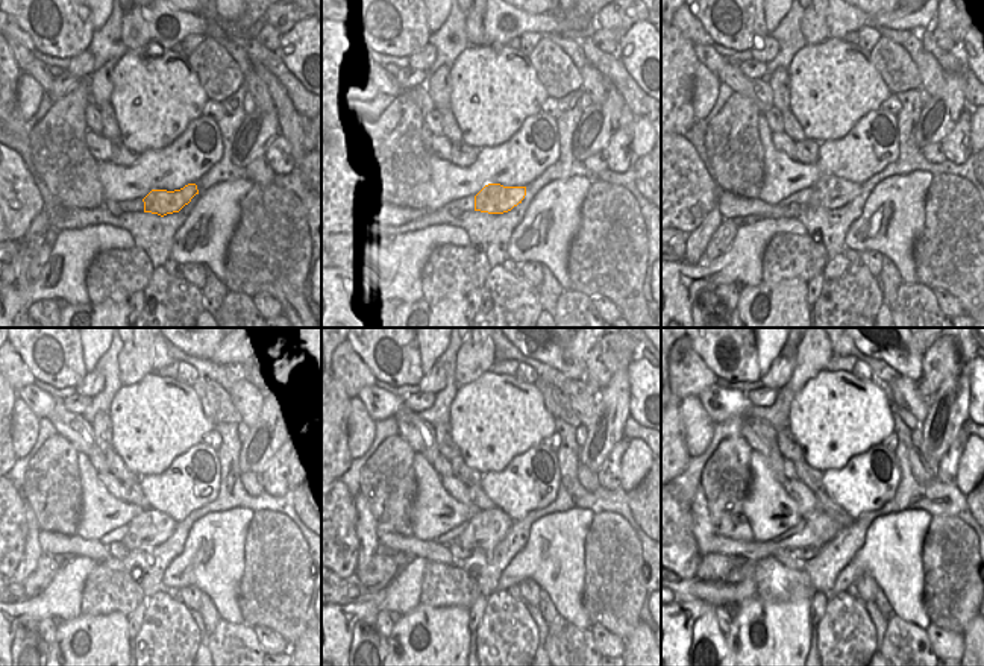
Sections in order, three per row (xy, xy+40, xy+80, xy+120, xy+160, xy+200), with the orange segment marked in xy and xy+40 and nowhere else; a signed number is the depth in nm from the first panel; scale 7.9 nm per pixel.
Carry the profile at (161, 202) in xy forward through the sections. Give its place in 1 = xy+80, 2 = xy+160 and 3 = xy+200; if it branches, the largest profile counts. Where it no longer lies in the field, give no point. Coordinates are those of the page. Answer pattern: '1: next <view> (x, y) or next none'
1: next xy+80 (831, 191)
2: next xy+160 (485, 528)
3: next xy+200 (819, 530)

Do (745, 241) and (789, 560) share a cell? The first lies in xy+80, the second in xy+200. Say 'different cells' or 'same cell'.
different cells

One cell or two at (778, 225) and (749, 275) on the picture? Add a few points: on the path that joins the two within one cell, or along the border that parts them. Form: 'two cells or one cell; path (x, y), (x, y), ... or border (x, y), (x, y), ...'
one cell; path (764, 234), (749, 249), (749, 261)

